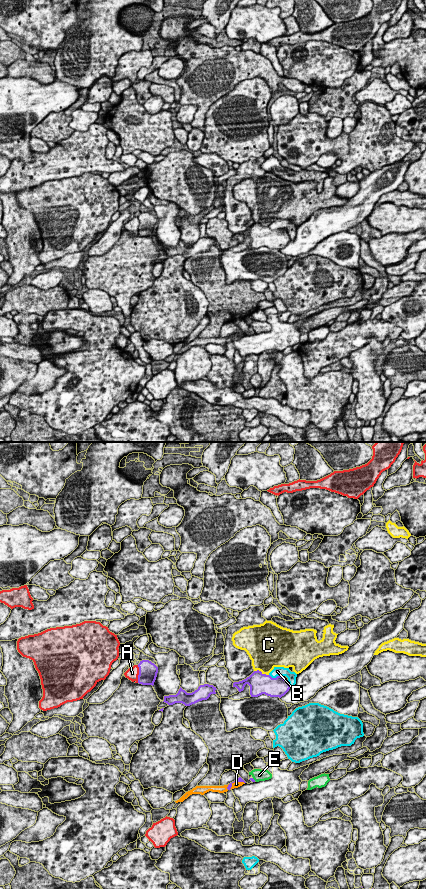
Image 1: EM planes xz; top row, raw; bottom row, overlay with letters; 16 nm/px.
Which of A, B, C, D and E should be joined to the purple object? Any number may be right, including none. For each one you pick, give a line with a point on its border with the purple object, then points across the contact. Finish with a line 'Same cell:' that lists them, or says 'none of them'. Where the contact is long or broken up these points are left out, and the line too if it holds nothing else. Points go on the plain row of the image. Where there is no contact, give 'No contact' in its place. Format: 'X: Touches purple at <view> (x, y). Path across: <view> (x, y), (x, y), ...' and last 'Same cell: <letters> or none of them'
D: Touches purple at xz (234, 333). Path across: xz (239, 331), (234, 333), (236, 336)
Same cell: D

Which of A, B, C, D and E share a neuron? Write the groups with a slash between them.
A / B / C / D / E

